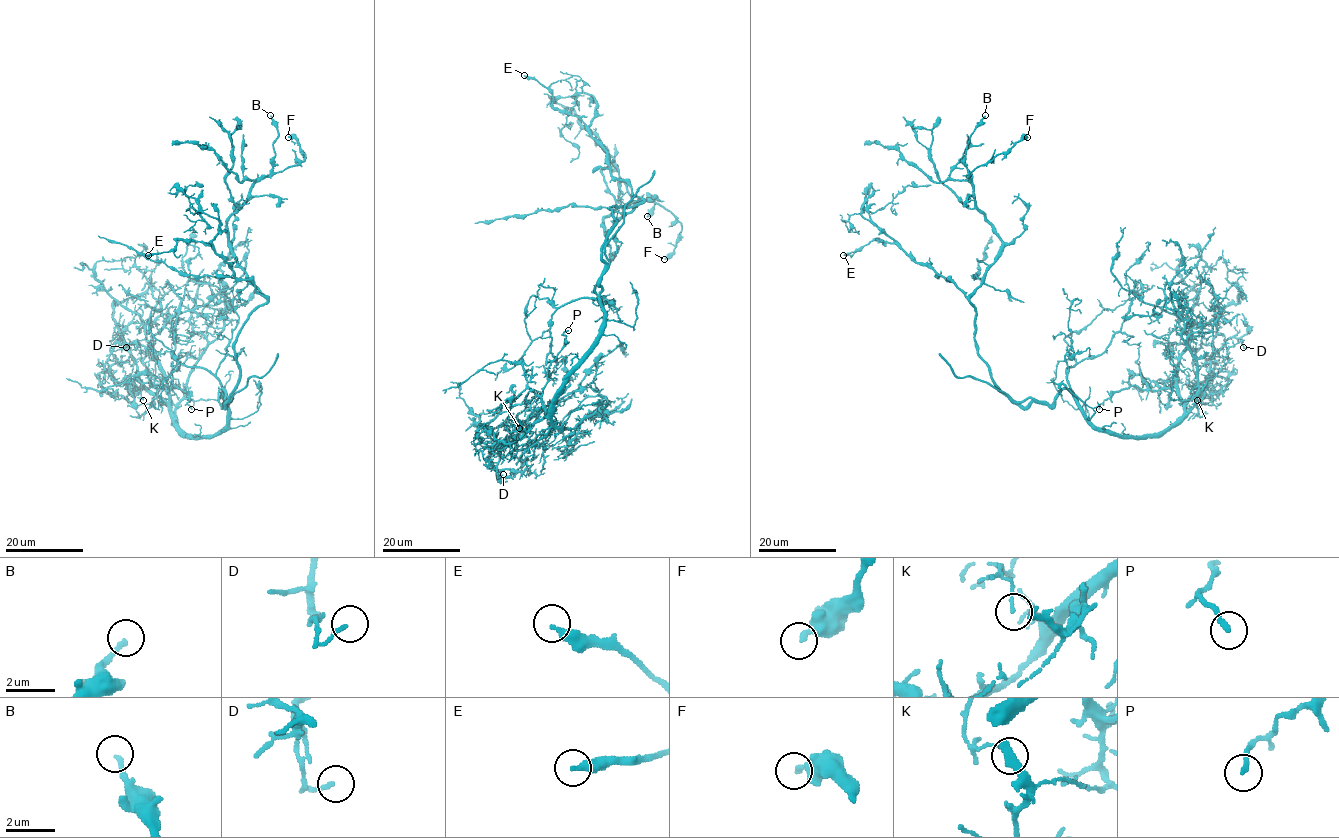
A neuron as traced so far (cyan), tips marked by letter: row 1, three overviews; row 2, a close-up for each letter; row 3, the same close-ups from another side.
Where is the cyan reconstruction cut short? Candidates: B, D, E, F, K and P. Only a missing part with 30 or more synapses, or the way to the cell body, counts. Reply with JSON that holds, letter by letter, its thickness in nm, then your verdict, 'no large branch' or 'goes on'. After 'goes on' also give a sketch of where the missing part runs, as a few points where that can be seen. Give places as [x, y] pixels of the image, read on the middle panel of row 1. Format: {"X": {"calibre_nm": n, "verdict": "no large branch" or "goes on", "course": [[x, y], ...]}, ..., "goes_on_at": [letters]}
{"B": {"calibre_nm": 170, "verdict": "no large branch"}, "D": {"calibre_nm": 140, "verdict": "no large branch"}, "E": {"calibre_nm": 340, "verdict": "no large branch"}, "F": {"calibre_nm": 240, "verdict": "no large branch"}, "K": {"calibre_nm": 110, "verdict": "no large branch"}, "P": {"calibre_nm": 200, "verdict": "no large branch"}, "goes_on_at": []}

